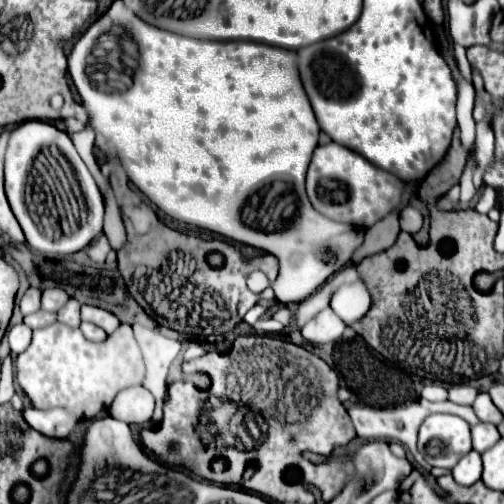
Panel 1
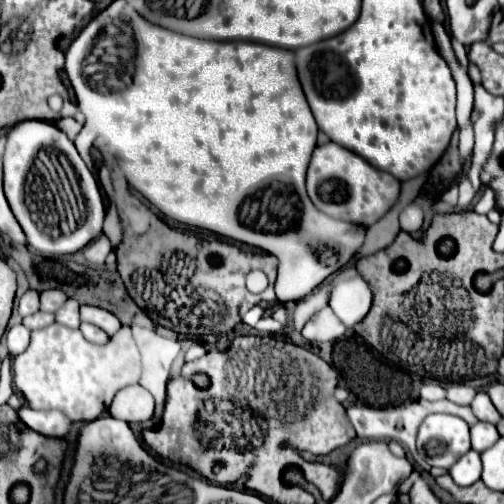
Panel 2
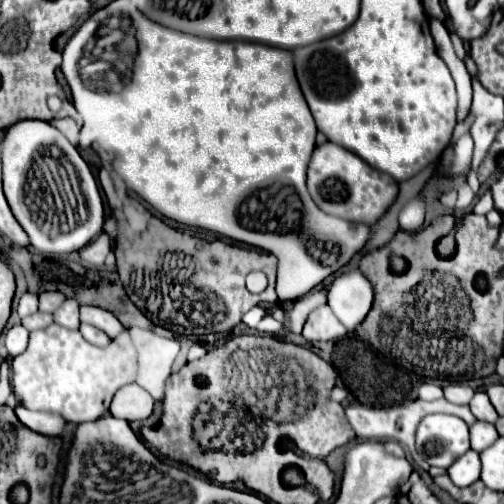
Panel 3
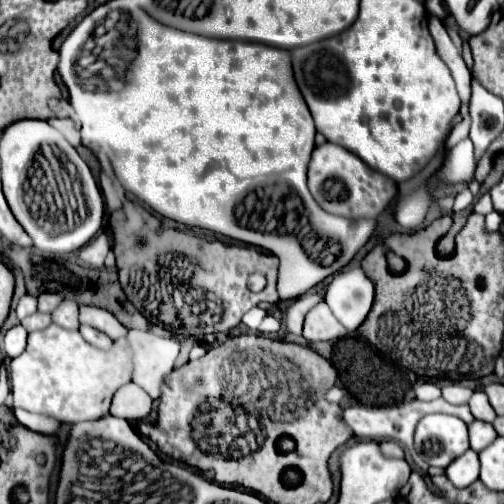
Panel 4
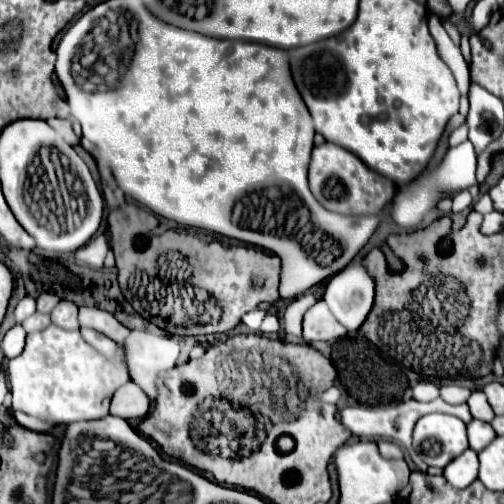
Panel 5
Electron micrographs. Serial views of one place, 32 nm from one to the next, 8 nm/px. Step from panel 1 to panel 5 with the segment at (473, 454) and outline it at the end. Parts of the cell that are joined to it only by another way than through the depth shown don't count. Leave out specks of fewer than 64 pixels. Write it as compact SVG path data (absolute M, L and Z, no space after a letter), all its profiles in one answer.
M464 450L452 464L444 468L444 478L454 488L466 488L478 478L478 456L474 450Z

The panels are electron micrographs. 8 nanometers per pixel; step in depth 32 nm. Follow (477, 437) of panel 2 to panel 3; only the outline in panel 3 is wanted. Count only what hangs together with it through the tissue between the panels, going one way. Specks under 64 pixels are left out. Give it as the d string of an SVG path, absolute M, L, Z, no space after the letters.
M474 422L470 426L470 446L476 452L482 452L484 448L488 448L490 444L494 444L498 438L498 432L494 428L494 424L488 422Z

